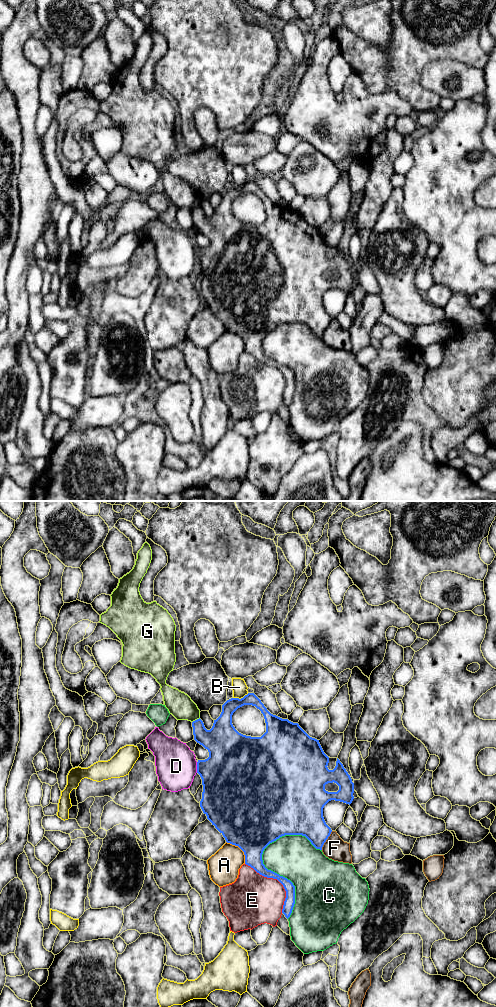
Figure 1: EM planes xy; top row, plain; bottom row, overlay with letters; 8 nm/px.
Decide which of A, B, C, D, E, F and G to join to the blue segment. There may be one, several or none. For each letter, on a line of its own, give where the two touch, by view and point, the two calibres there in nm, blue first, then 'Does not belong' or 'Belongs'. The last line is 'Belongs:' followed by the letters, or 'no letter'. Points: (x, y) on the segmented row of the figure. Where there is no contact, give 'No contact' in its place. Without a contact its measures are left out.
A: Touches blue at xy (240, 848). Thickness 480 nm (blue) against 240 nm. Does not belong
B: Touches blue at xy (241, 698). Thickness 140 nm (blue) against 120 nm. Does not belong
C: Touches blue at xy (269, 870). Thickness 190 nm (blue) against 360 nm. Does not belong
D: Touches blue at xy (197, 767). Thickness 420 nm (blue) against 320 nm. Does not belong
E: Touches blue at xy (277, 879). Thickness 130 nm (blue) against 400 nm. Does not belong
F: Touches blue at xy (326, 839). Thickness 300 nm (blue) against 180 nm. Does not belong
G: Touches blue at xy (195, 720). Thickness 240 nm (blue) against 200 nm. Does not belong
Belongs: no letter

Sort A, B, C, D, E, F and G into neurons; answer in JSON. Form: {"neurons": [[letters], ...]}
{"neurons": [["A"], ["B"], ["C"], ["D"], ["E"], ["F"], ["G"]]}

